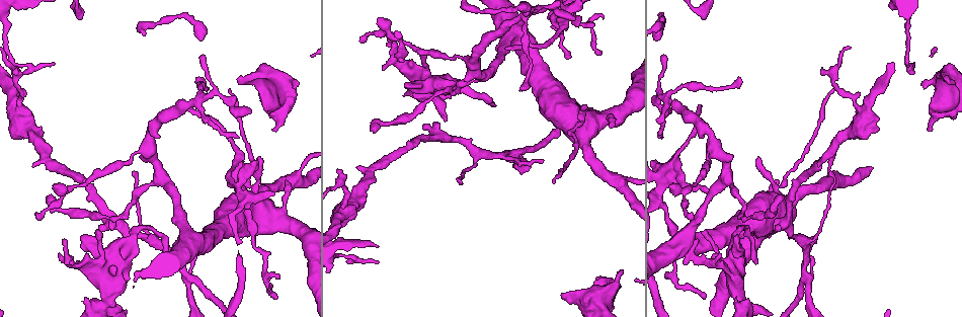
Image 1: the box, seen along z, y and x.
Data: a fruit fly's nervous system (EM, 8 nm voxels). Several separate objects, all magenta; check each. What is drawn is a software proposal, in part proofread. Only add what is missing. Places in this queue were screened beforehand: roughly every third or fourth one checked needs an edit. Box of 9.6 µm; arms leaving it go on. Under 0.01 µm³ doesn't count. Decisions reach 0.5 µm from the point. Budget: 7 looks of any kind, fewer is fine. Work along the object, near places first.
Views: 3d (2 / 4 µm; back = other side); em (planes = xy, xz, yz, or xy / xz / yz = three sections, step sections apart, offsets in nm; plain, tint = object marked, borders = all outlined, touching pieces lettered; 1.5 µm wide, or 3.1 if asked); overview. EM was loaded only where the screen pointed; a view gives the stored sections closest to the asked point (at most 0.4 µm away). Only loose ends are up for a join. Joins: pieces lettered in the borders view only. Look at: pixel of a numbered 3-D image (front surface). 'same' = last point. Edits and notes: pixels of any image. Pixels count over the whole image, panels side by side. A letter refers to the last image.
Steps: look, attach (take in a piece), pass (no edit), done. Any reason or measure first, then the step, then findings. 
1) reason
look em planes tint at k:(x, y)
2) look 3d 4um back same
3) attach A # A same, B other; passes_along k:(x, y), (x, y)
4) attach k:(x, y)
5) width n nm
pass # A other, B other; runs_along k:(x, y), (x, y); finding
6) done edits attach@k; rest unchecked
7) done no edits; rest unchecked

an open end
look em xz step 4 tint at 1:(196, 257)

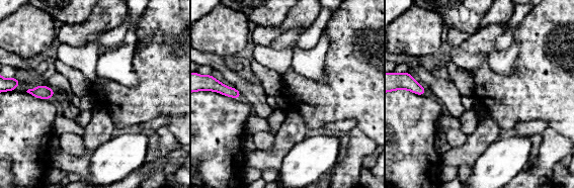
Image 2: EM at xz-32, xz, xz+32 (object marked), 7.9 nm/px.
look em planes borders same

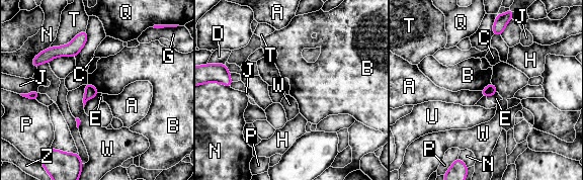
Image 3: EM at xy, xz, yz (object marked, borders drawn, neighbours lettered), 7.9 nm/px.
width 90 nm
pass # A other, B other, C other, D other, E other, G other, H other, J other, N other, P other, Q other, T other, U other, W other, Z other; no lettered piece goes on from it

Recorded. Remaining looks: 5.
tapers out
look em planes tint at 1:(494, 105)

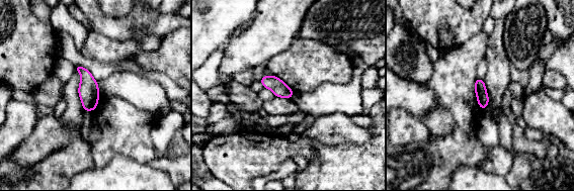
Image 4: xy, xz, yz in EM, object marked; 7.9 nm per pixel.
see the neighbours
look em planes borders same

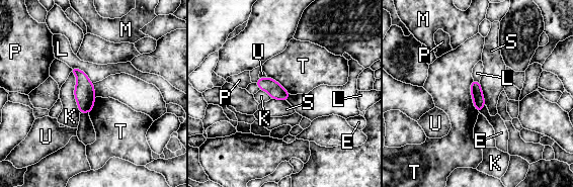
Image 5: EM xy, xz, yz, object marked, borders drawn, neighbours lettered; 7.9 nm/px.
width 100 nm
pass # E other, K other, L other, M other, P other, S other, T other, U other; border 5:(479, 82), (485, 104); no lettered piece goes on from it

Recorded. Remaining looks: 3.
tapers out
look em planes tint at 1:(685, 263)

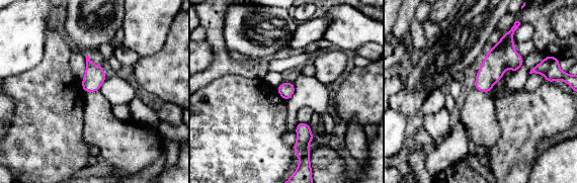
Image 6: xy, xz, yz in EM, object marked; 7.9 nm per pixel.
what lies round it
look em planes borders same

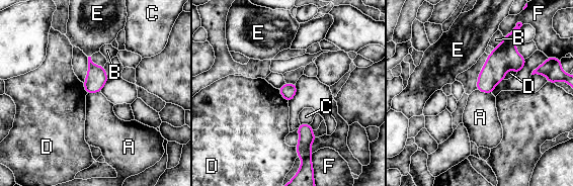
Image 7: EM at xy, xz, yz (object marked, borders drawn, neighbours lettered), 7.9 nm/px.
width 120 nm; longest_contact B 130 nm
pass # A other, B other, C other, D other, E other, F other; none of them fits

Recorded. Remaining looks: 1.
done no edits; rest unchecked

